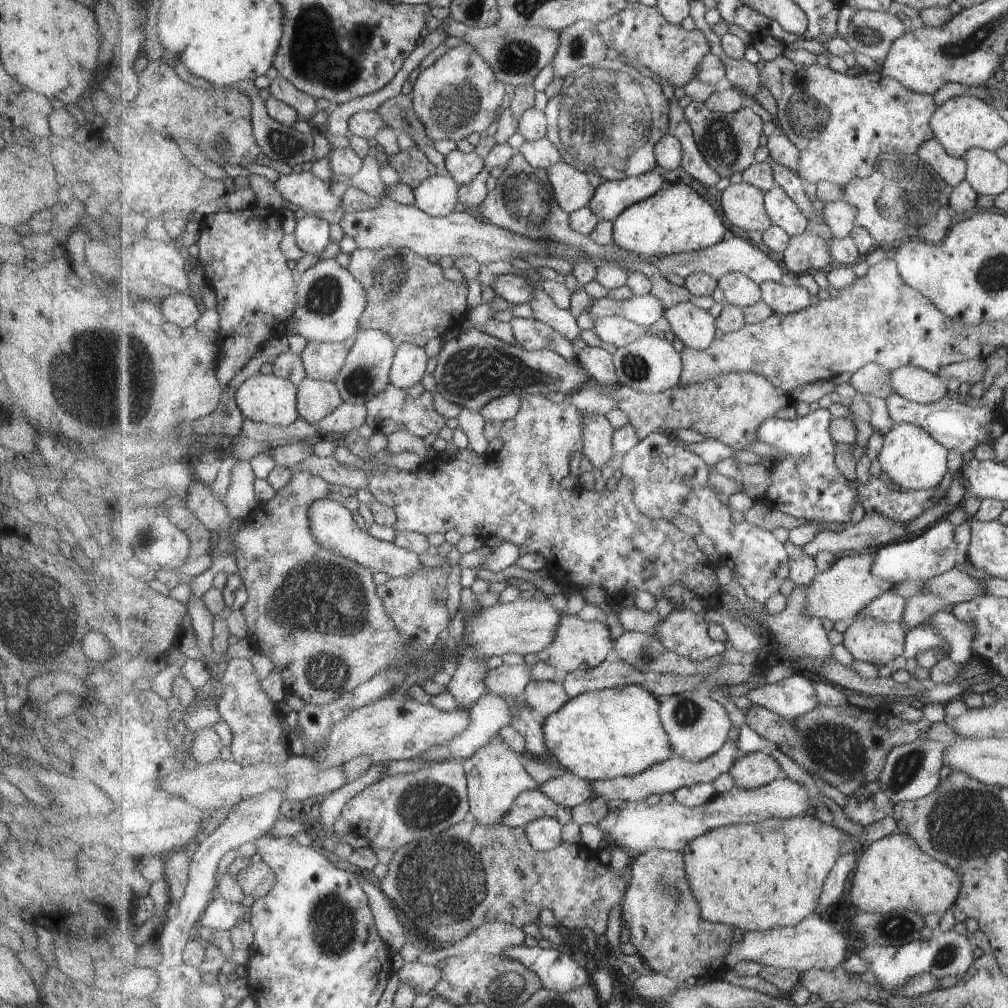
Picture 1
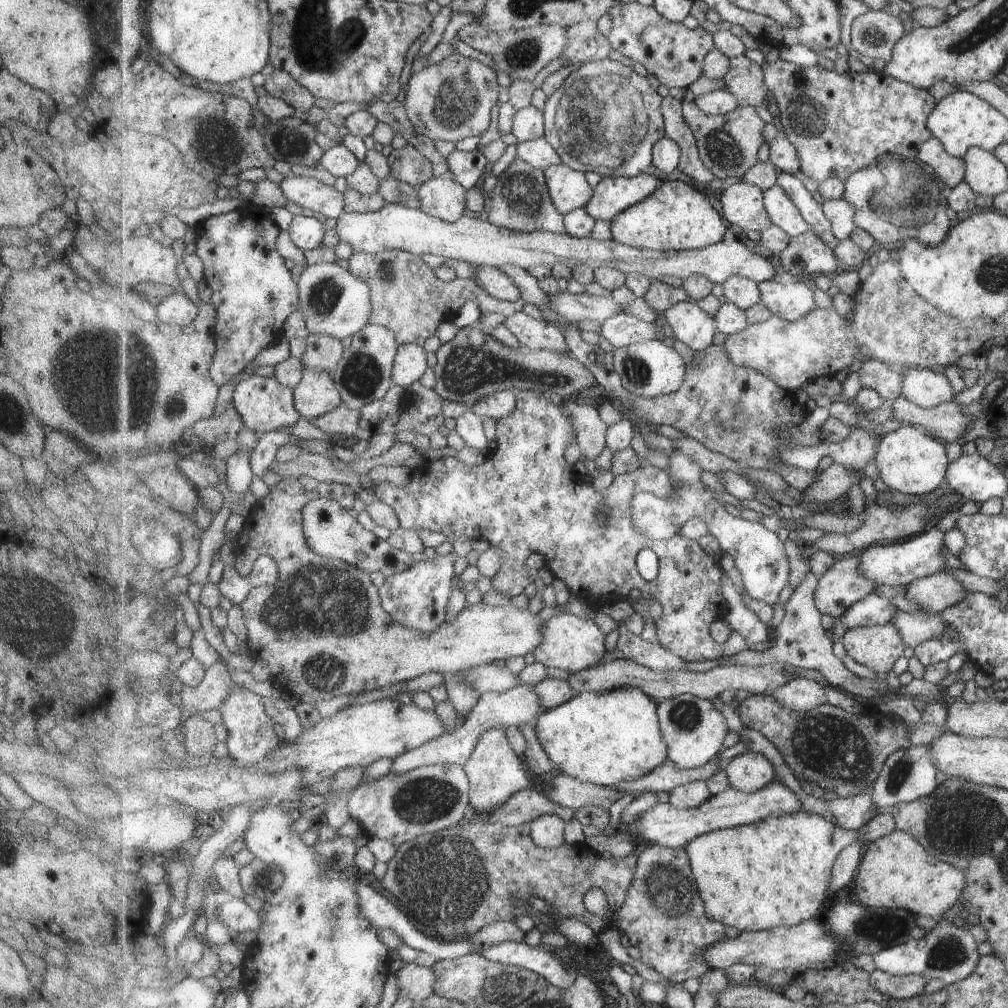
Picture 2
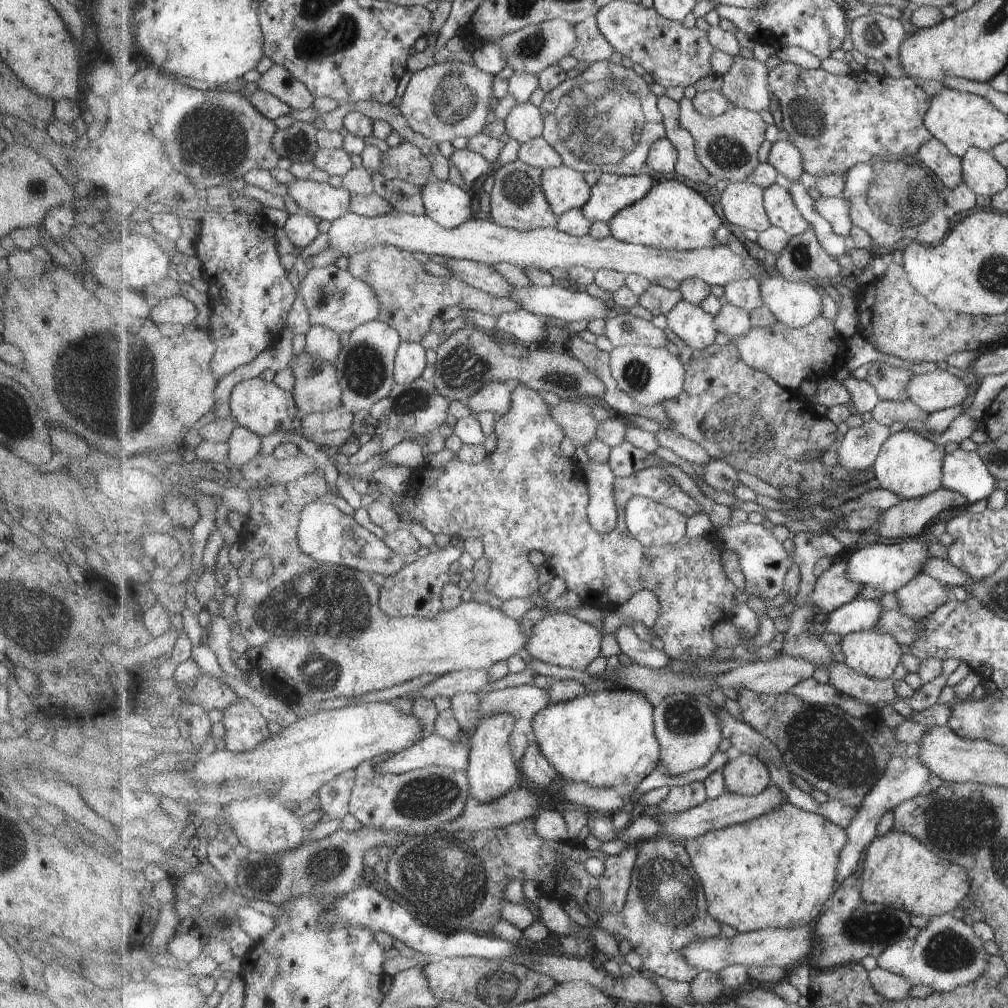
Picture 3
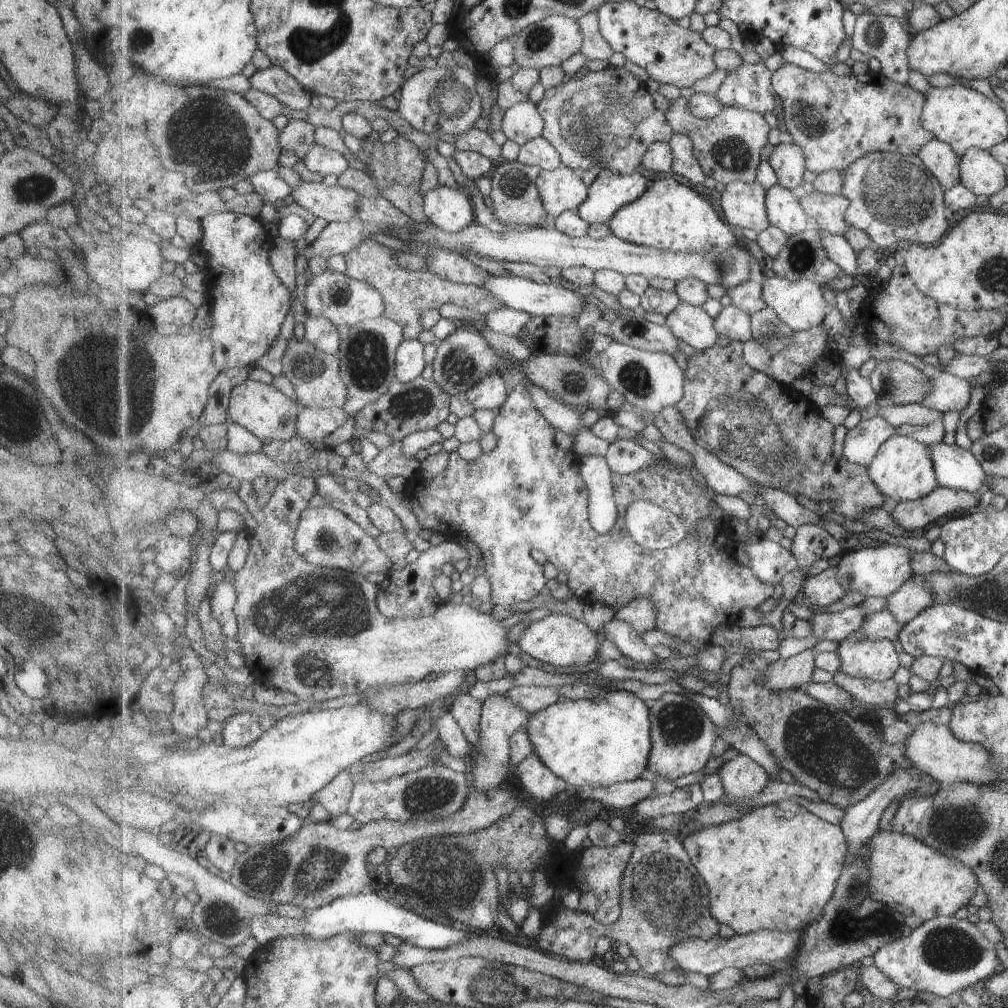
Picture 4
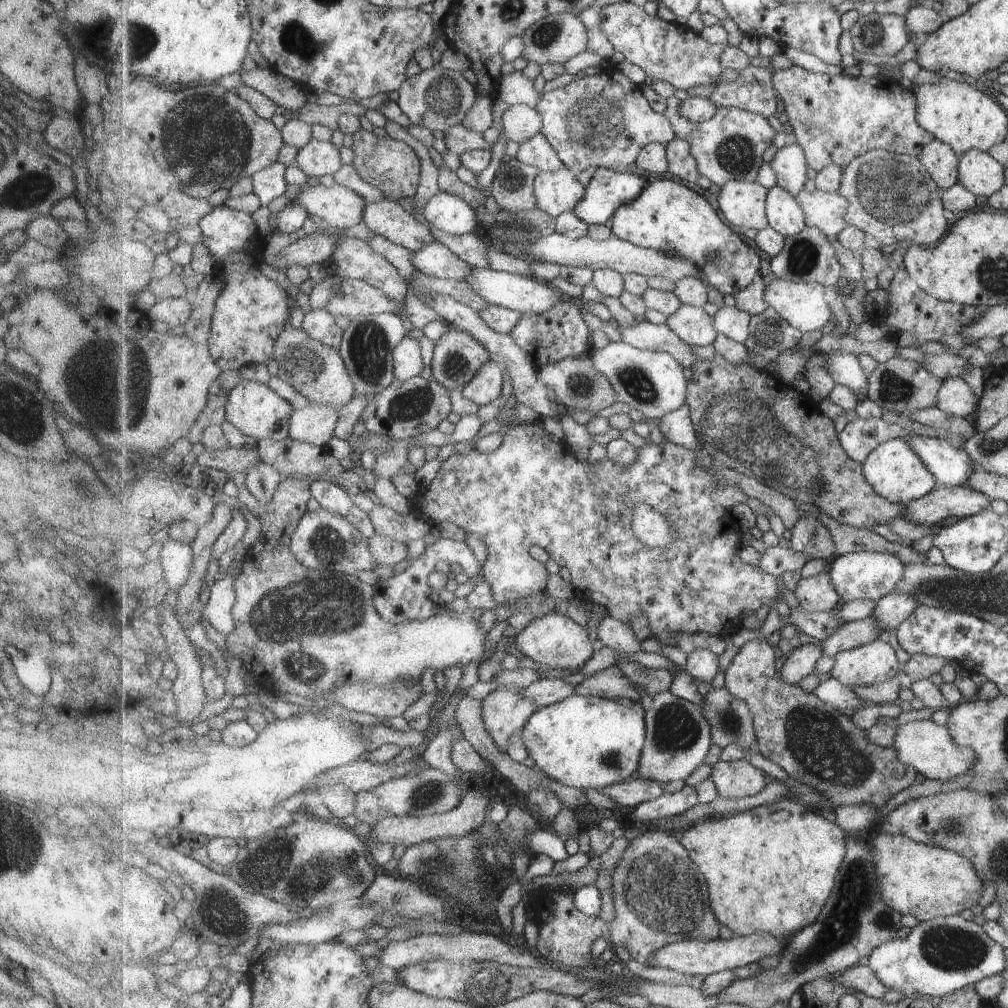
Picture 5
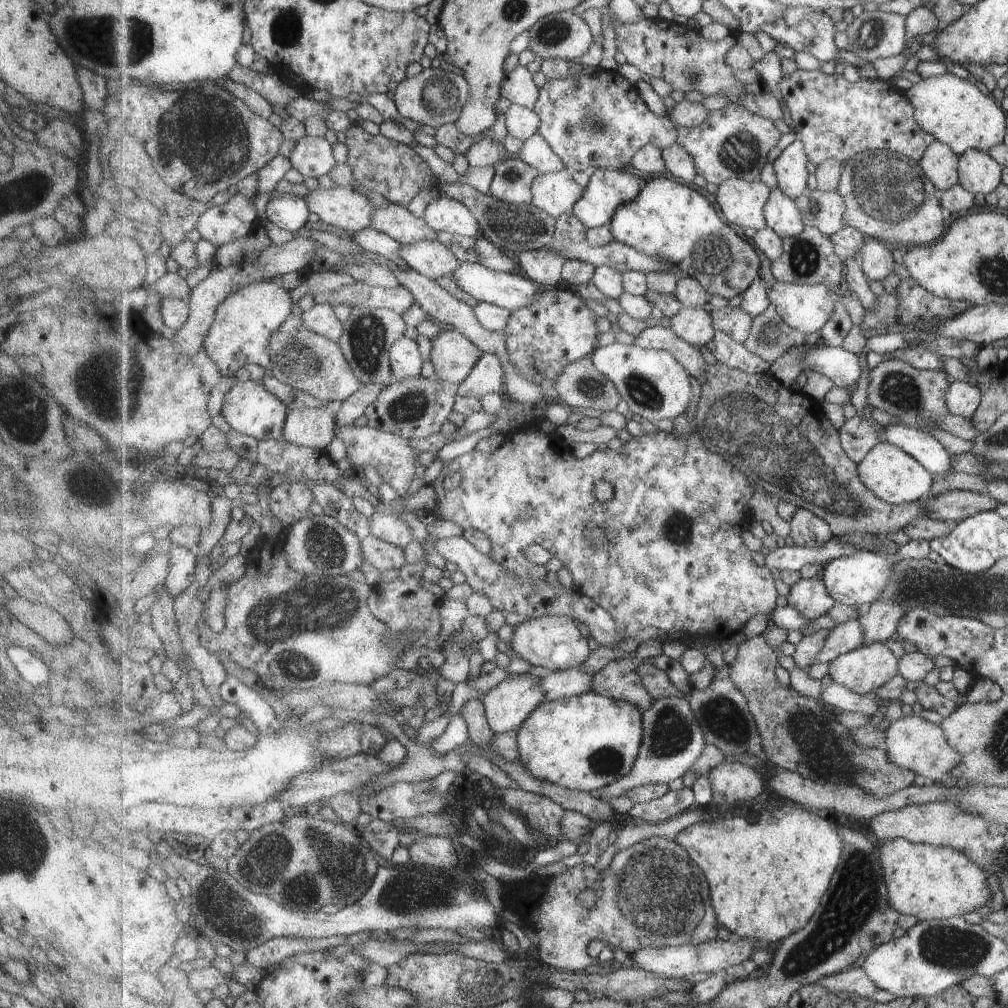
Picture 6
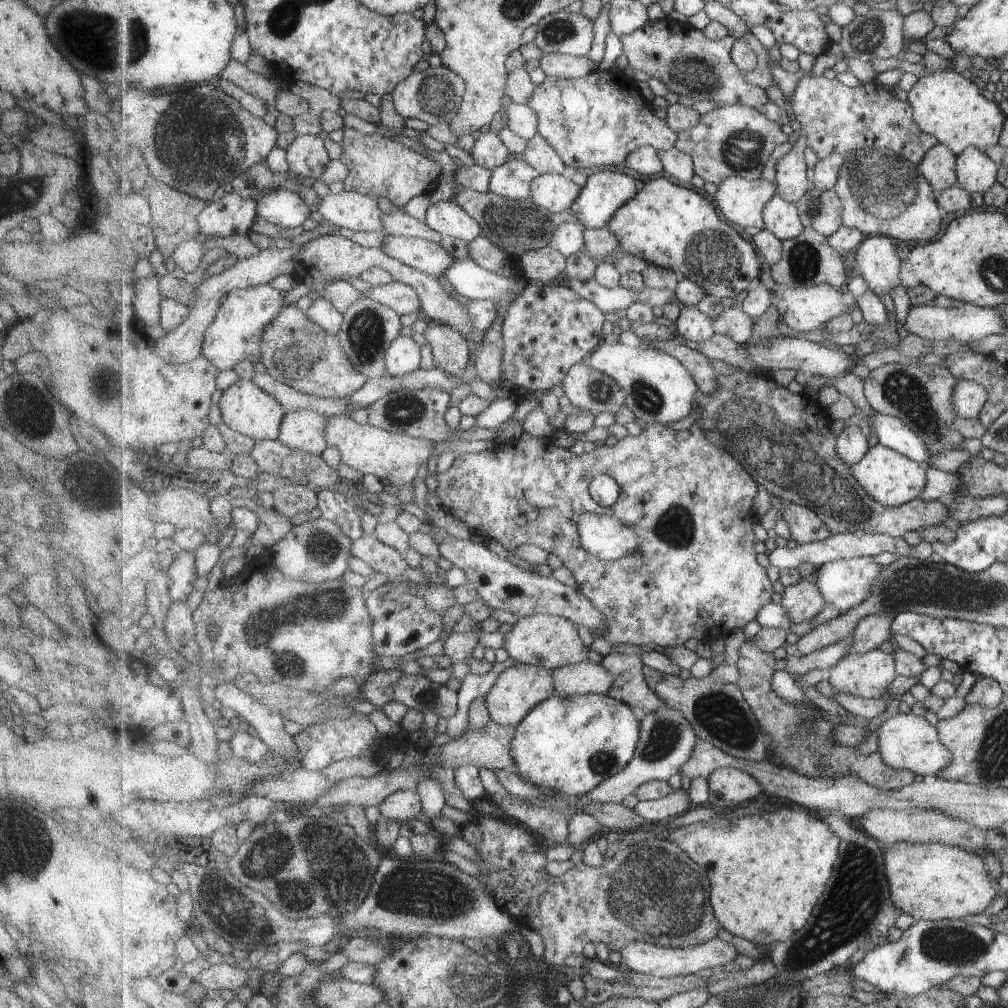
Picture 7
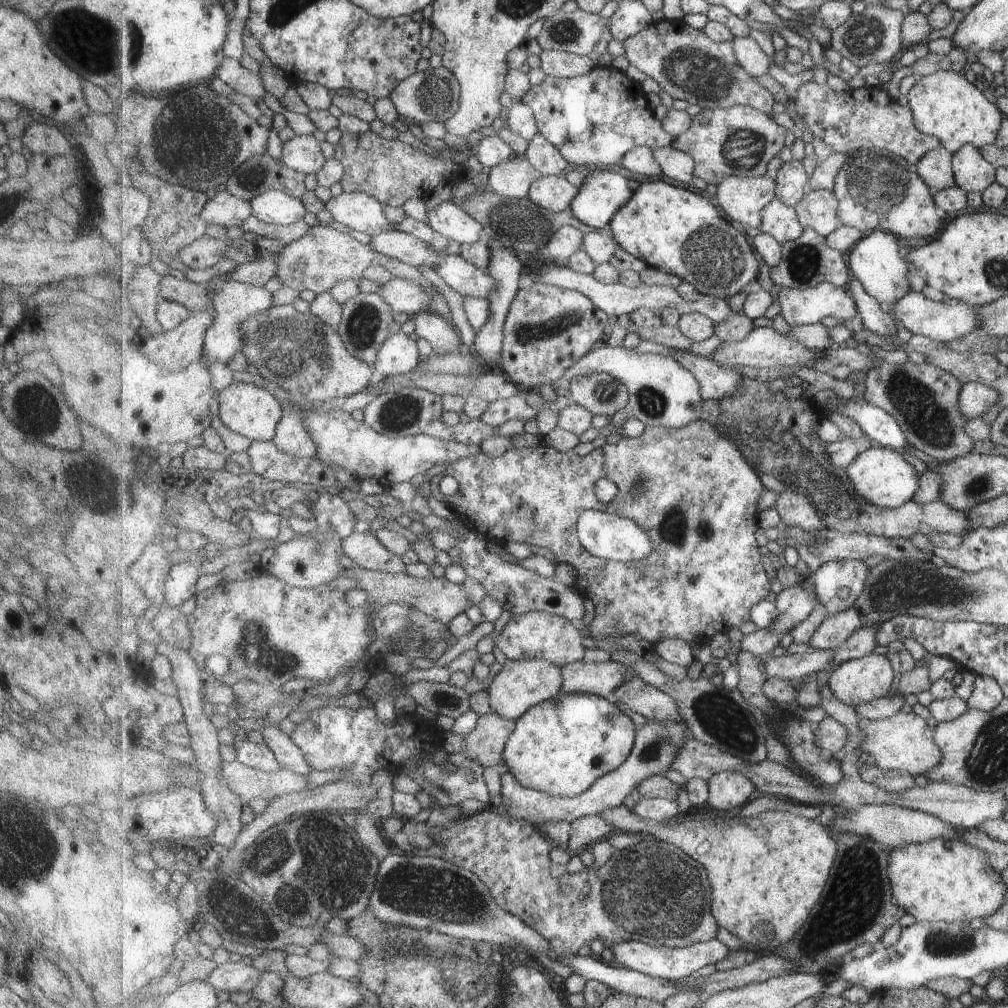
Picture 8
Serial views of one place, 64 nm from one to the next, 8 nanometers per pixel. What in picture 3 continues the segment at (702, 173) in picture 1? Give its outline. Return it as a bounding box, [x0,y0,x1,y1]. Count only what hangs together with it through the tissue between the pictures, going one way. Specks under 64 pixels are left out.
[658,95,709,184]

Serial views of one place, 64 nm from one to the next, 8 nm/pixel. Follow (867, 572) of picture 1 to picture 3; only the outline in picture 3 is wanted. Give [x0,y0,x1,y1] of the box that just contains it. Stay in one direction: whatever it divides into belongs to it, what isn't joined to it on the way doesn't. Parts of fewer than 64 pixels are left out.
[814,559,865,613]

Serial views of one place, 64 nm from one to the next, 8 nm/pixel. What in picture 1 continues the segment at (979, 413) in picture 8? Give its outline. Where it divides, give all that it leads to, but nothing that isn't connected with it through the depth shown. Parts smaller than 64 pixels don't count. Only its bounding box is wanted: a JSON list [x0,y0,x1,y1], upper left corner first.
[889,365,950,404]

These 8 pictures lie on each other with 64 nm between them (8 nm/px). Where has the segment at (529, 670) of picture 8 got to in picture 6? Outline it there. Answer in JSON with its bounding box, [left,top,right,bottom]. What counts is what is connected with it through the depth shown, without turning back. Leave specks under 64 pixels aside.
[483,672,545,734]

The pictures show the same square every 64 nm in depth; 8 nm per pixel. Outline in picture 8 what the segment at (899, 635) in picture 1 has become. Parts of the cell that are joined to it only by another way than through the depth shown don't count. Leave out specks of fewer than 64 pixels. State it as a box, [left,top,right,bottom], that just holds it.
[829,654,895,707]

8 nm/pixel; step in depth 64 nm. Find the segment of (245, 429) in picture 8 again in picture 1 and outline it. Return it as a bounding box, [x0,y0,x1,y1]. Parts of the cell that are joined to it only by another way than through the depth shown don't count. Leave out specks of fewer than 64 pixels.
[235,372,300,427]

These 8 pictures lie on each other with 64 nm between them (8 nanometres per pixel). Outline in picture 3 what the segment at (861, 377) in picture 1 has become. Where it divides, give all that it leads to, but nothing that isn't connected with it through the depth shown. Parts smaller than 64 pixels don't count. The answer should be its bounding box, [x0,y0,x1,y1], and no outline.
[866,362,913,402]

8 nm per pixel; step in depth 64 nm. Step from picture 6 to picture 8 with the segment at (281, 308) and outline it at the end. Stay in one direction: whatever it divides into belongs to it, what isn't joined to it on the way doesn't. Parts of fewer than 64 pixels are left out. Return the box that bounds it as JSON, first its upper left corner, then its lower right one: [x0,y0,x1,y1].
[204,273,273,364]

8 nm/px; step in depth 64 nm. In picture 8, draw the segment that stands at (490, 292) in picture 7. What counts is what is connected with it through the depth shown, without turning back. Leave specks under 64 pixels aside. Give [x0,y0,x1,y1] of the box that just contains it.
[434,254,497,298]

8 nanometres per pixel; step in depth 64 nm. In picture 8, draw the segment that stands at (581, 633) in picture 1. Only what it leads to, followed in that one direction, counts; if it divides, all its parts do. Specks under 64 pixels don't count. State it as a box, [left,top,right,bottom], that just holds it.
[495,610,586,667]

